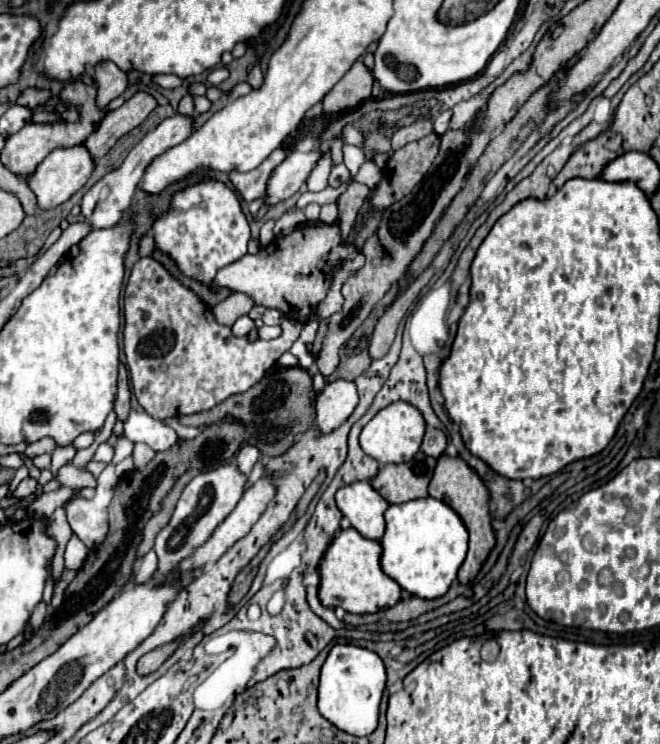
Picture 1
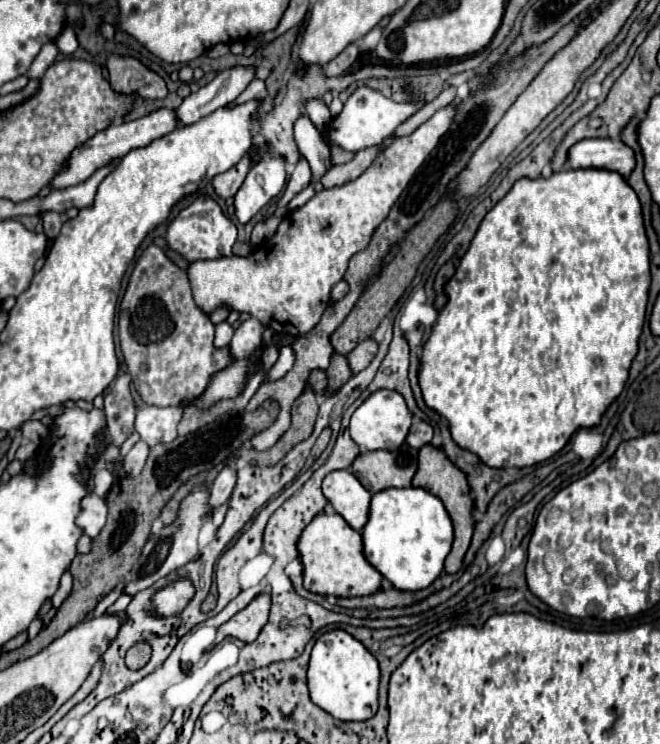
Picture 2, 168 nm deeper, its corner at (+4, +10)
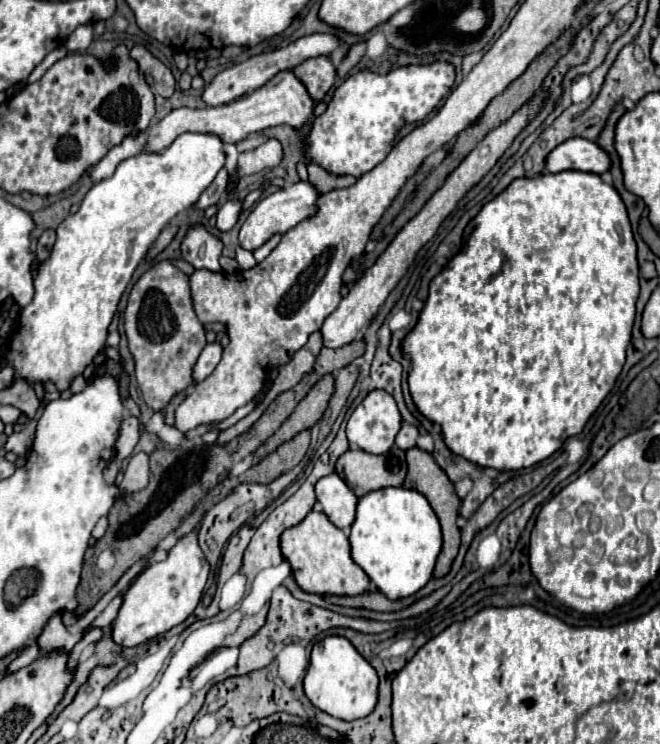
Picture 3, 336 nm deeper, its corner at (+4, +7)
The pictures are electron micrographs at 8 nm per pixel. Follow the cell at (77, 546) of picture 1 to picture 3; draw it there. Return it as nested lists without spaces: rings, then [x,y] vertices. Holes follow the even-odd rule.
[[[55,613],[47,625],[43,627],[37,643],[39,643],[39,649],[41,653],[49,653],[53,649],[65,649],[65,651],[71,651],[73,645],[79,641],[81,637],[79,635],[69,635],[69,631],[65,629],[63,621],[61,621],[61,613]]]

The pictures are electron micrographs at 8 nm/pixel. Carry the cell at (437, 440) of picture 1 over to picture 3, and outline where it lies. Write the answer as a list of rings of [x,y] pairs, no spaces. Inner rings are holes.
[[[403,425],[401,431],[397,433],[397,439],[395,439],[395,445],[403,451],[407,449],[413,449],[417,445],[417,439],[419,439],[419,429],[413,427],[413,425]]]

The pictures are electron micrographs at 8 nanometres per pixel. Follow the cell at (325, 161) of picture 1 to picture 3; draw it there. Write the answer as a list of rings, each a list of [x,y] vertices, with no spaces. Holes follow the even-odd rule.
[[[327,57],[307,59],[293,67],[291,71],[305,85],[313,101],[321,101],[335,83],[335,65]]]

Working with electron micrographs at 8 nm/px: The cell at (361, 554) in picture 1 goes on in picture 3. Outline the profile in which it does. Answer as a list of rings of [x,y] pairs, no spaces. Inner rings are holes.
[[[311,511],[297,527],[281,537],[281,553],[289,561],[297,585],[317,595],[361,595],[369,591],[371,579],[351,557],[349,537],[335,527],[325,513]]]

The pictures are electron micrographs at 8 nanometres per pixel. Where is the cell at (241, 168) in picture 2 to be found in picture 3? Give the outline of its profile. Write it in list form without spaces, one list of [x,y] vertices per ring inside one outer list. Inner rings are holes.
[[[221,169],[219,175],[217,175],[217,179],[203,191],[203,195],[199,197],[199,201],[195,203],[195,207],[207,209],[207,207],[215,205],[219,201],[219,197],[227,191],[227,185],[229,185],[229,173],[227,173],[227,169]]]

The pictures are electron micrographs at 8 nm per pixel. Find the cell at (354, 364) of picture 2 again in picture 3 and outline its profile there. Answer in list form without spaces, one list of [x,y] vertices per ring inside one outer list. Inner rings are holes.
[[[353,363],[335,373],[335,393],[333,393],[333,397],[329,401],[329,407],[327,407],[327,411],[325,411],[323,419],[321,419],[321,439],[325,439],[331,433],[331,427],[335,423],[339,411],[347,403],[347,397],[349,397],[351,389],[353,389],[357,377],[359,377],[359,367],[353,365]]]

